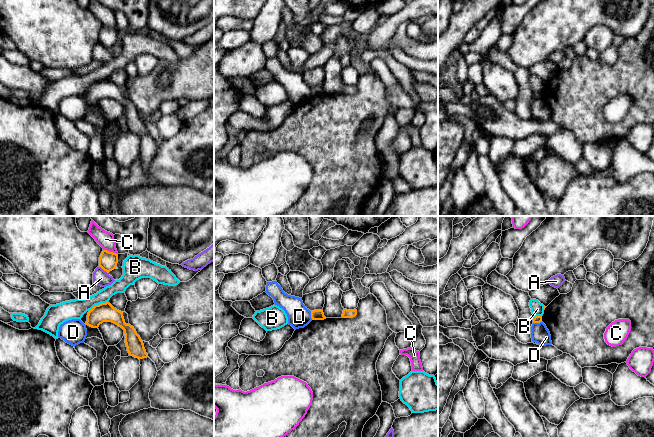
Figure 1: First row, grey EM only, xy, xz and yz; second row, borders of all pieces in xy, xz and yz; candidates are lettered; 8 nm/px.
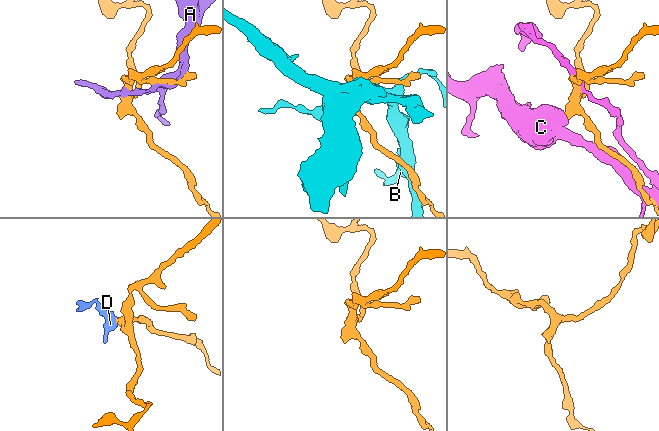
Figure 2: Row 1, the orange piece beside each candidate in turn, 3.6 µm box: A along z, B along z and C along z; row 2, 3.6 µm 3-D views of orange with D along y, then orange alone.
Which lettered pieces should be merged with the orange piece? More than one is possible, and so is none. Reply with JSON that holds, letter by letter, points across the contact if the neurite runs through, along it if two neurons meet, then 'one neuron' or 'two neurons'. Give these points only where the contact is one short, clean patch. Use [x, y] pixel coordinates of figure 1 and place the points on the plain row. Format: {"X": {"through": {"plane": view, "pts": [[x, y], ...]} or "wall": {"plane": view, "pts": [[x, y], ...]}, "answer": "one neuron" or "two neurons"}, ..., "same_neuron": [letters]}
{"A": {"answer": "two neurons"}, "B": {"answer": "two neurons"}, "C": {"answer": "two neurons"}, "D": {"wall": {"plane": "xz", "pts": [[310, 87], [312, 95]]}, "answer": "two neurons"}, "same_neuron": []}

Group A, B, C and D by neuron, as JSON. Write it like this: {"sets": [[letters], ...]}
{"sets": [["A"], ["B"], ["C", "D"]]}

